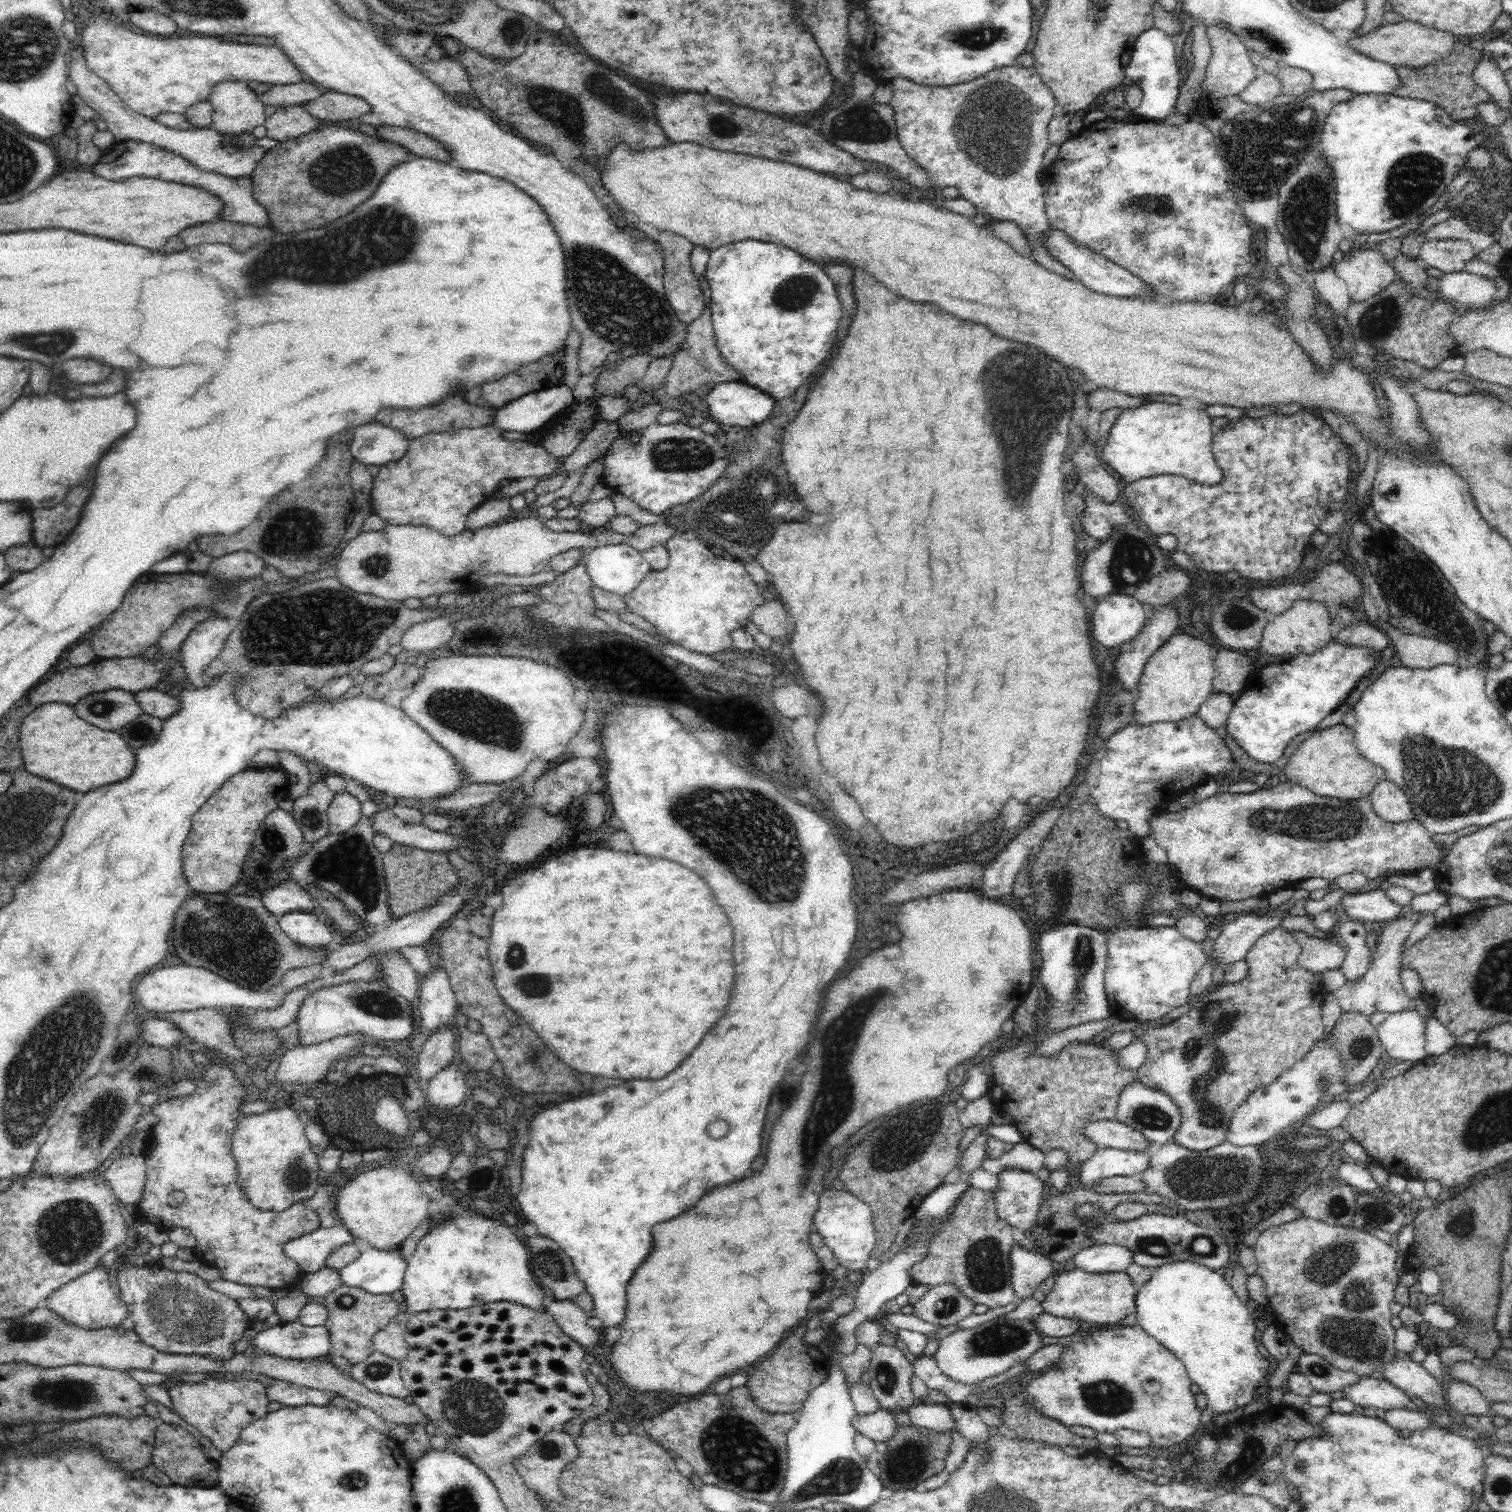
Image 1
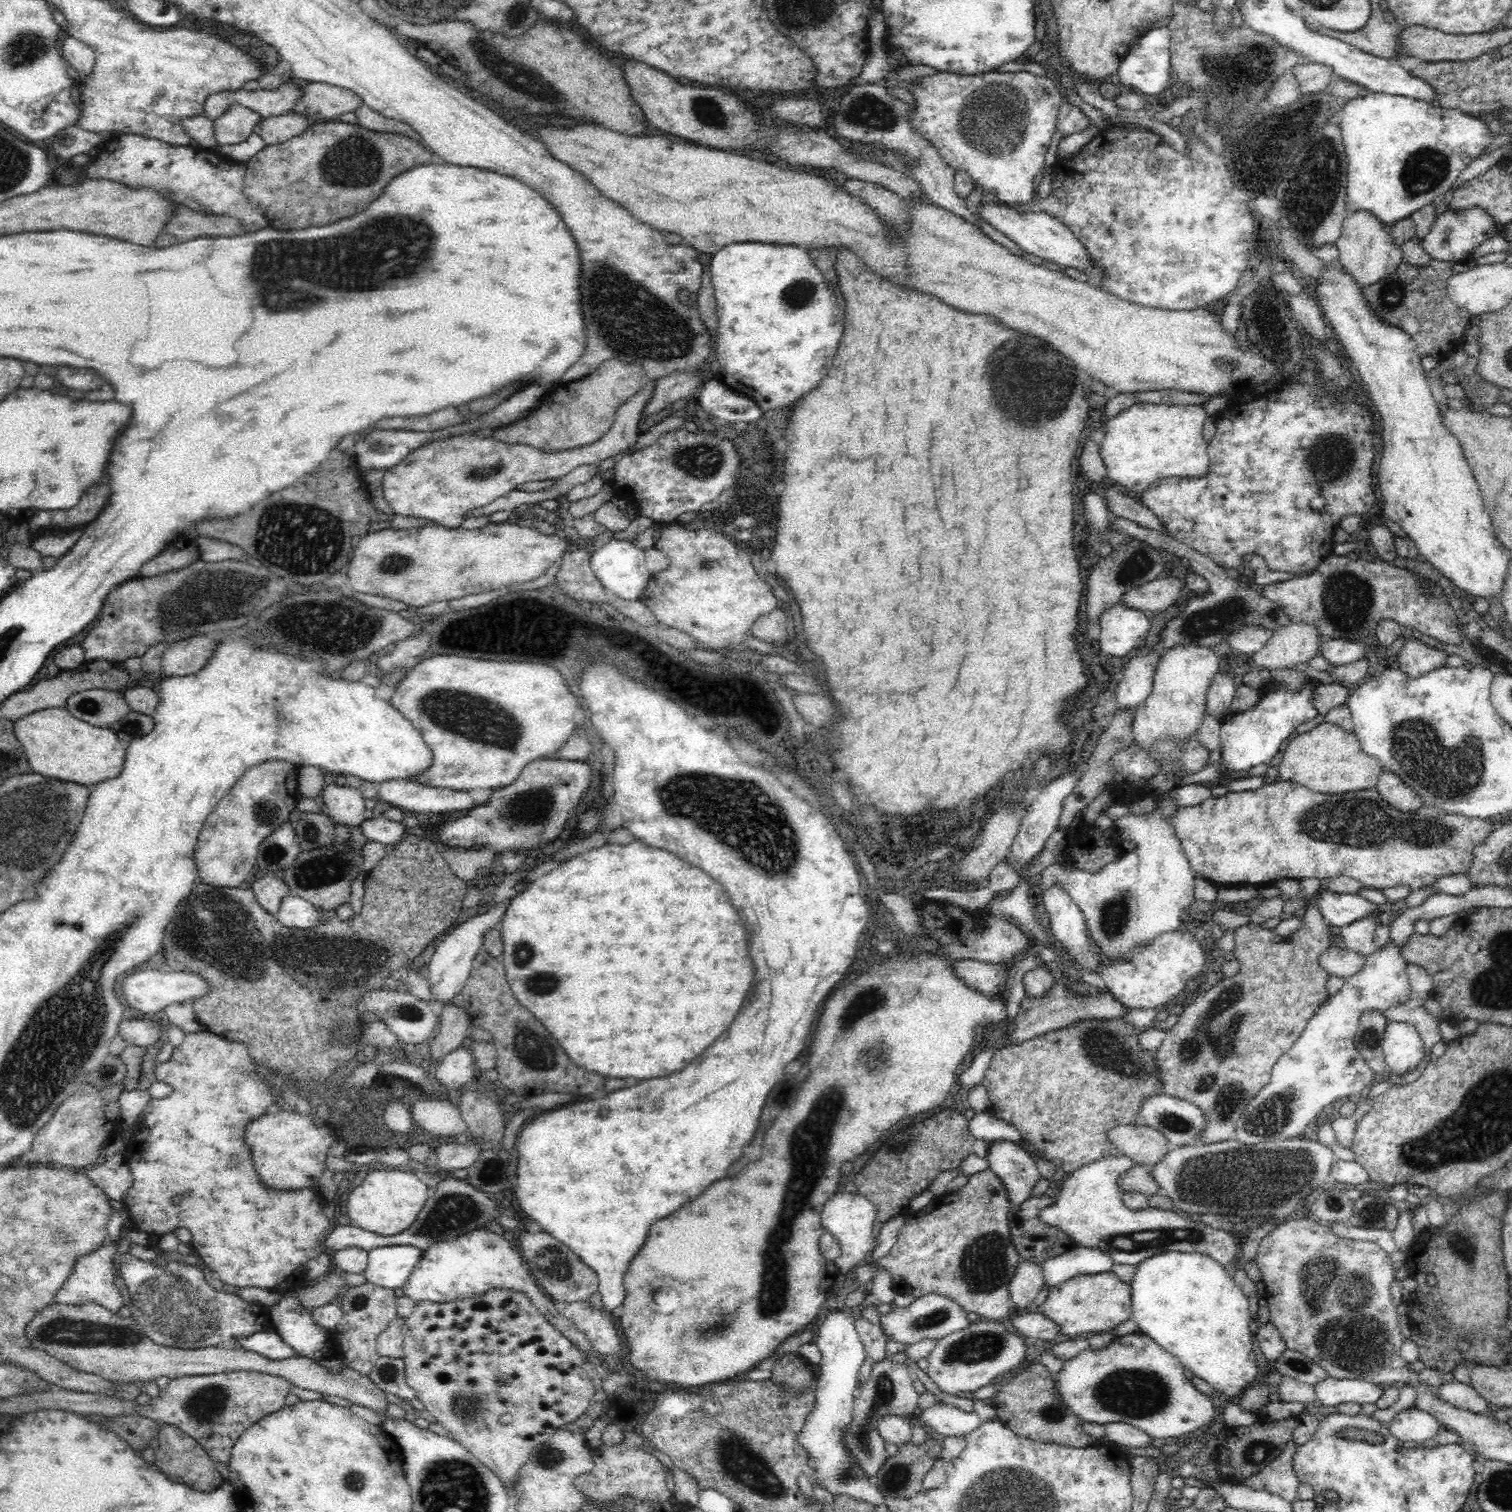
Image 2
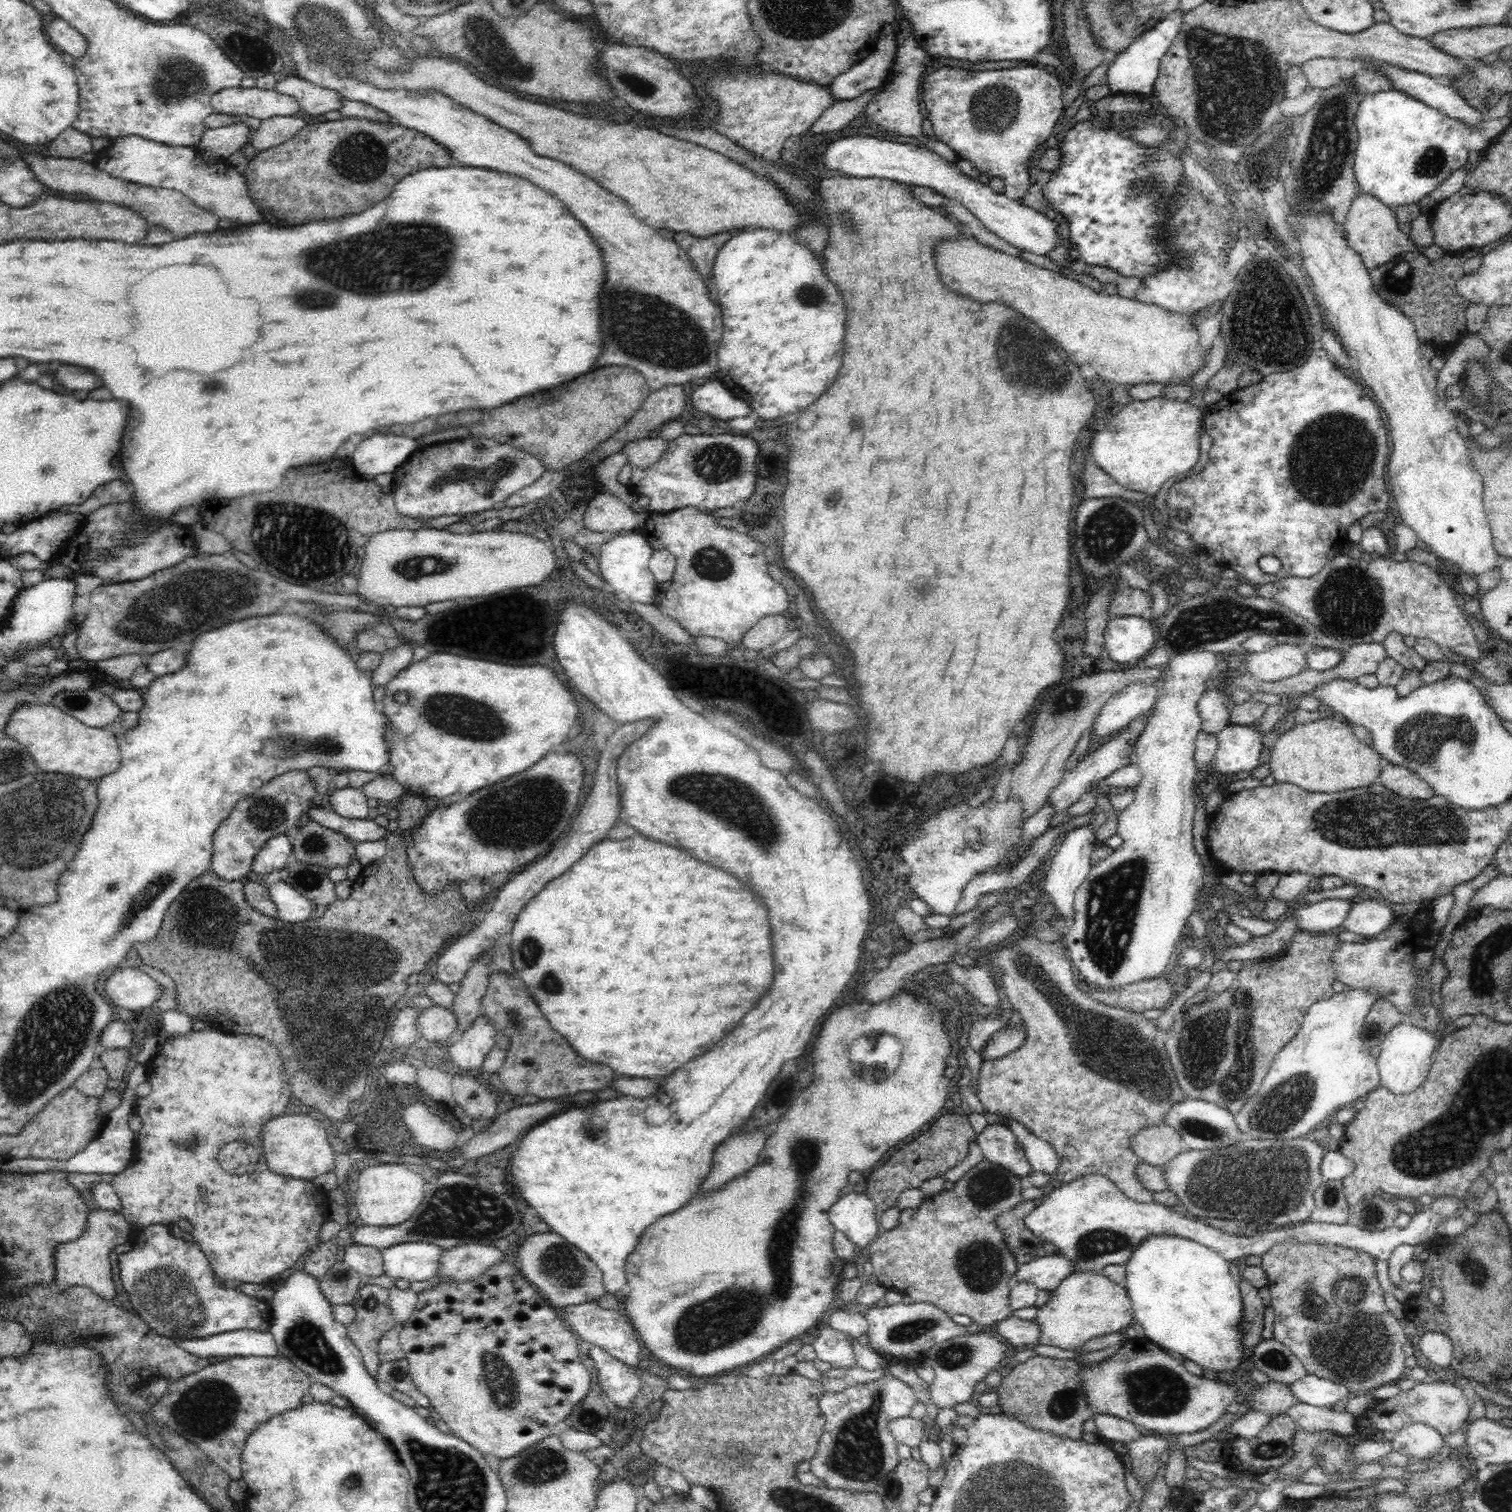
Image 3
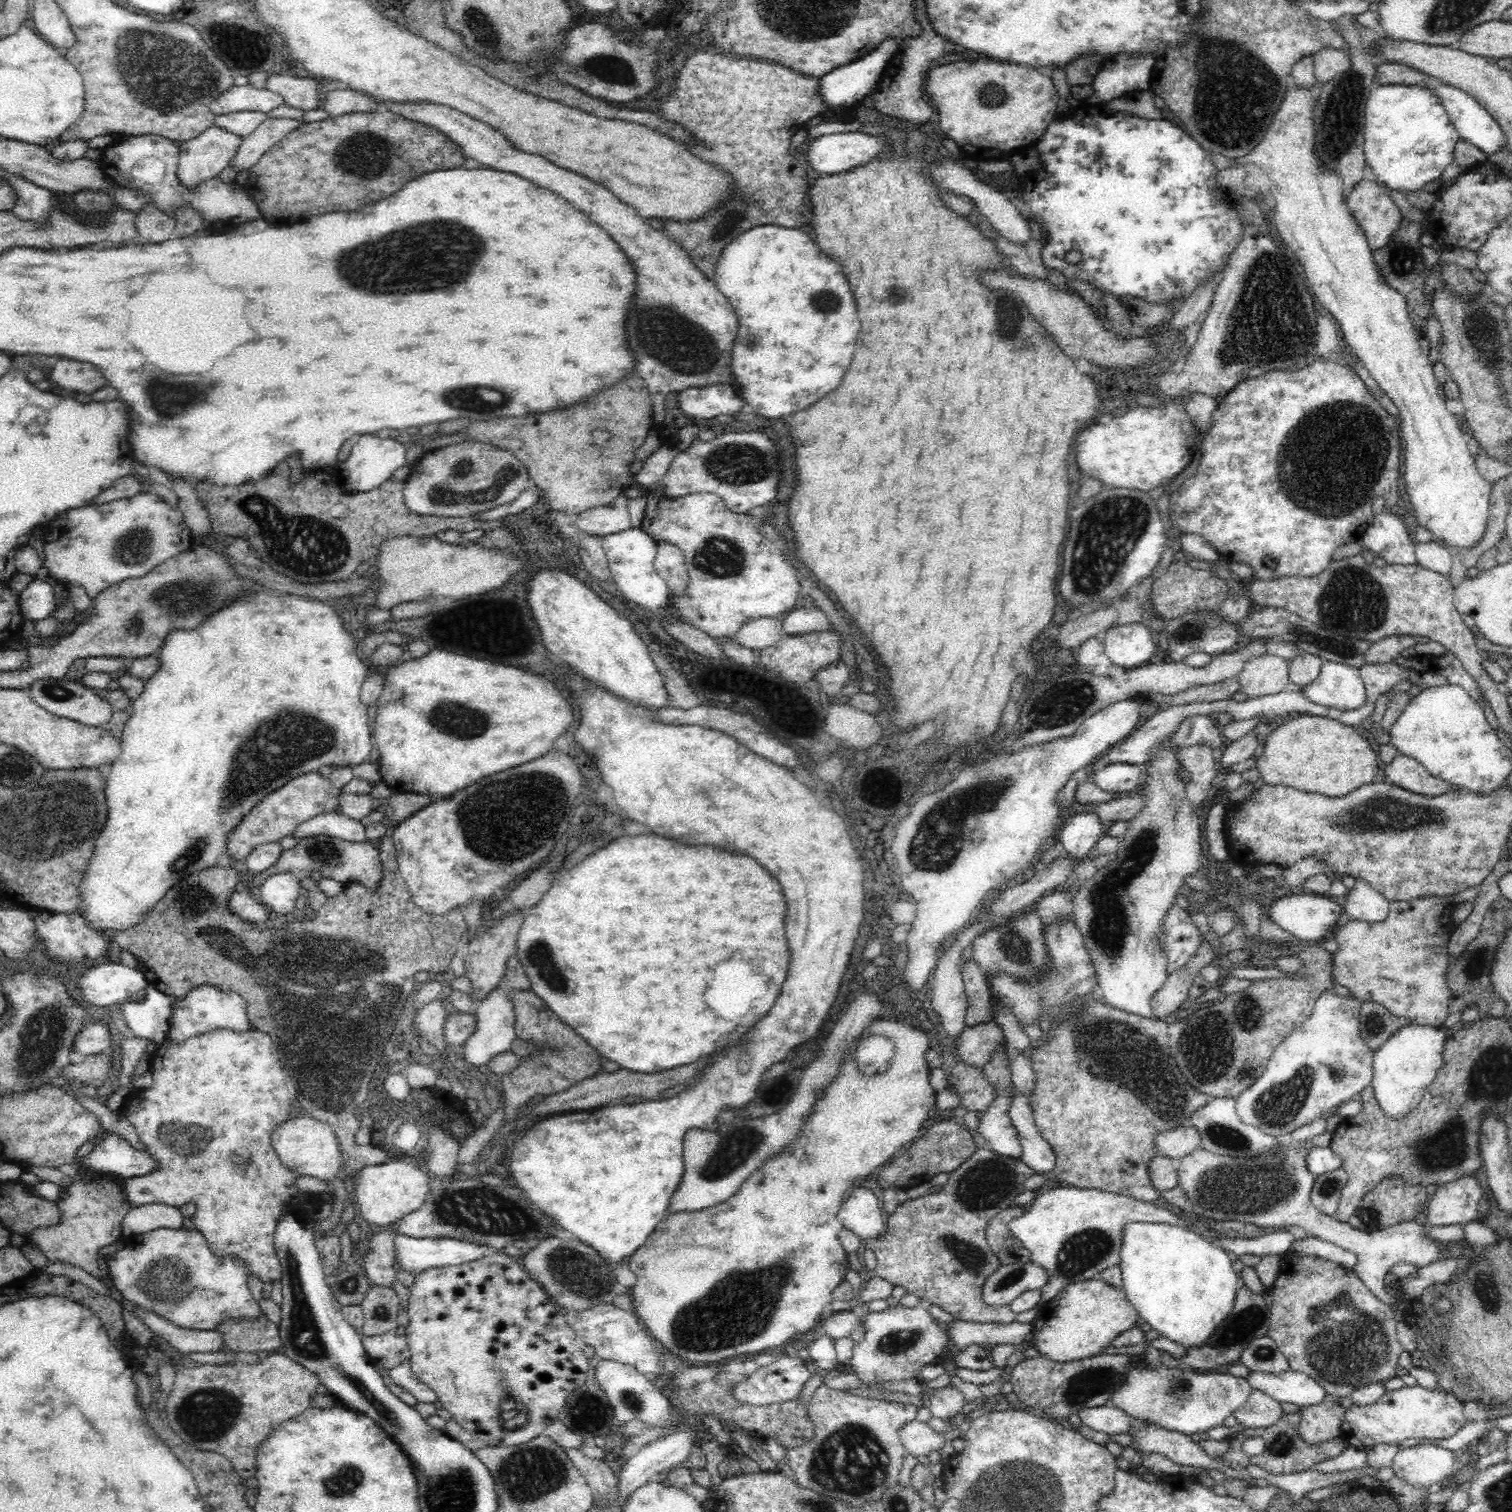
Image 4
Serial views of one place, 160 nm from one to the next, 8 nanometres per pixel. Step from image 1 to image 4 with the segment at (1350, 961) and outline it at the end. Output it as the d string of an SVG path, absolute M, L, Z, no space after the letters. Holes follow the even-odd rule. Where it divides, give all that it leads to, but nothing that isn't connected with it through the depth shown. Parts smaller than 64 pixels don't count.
M1355 879L1356 884L1347 892L1344 912L1348 919L1368 923L1382 922L1389 914L1390 902L1368 882Z

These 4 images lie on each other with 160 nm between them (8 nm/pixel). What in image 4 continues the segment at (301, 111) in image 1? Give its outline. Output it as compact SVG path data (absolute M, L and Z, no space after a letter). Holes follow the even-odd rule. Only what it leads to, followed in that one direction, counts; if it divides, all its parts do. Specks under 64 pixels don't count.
M268 118L256 130L240 140L235 156L231 158L229 166L236 174L245 172L248 176L251 168L287 134L296 130L302 120L290 118Z

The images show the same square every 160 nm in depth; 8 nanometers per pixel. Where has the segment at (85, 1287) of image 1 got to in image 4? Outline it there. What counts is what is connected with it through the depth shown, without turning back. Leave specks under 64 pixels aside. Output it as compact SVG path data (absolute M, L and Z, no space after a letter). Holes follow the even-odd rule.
M100 1126L100 1132L75 1153L72 1162L79 1178L72 1178L70 1184L66 1184L66 1186L60 1185L62 1196L58 1200L54 1200L62 1215L59 1221L54 1225L35 1229L32 1233L33 1243L38 1245L48 1260L60 1260L60 1262L80 1266L82 1270L86 1270L94 1278L100 1278L98 1260L96 1259L98 1253L96 1252L108 1244L115 1243L121 1237L121 1222L132 1207L125 1200L125 1197L121 1196L120 1181L123 1181L122 1176L116 1177L115 1174L109 1172L96 1172L83 1164L83 1160L88 1158L88 1154L94 1152L95 1144L108 1133L103 1126Z

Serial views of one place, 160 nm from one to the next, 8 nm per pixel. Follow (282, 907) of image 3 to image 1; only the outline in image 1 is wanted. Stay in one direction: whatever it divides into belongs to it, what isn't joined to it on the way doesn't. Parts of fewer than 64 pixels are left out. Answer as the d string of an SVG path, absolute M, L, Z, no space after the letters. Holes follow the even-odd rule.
M293 911L279 918L279 927L297 945L308 949L328 947L333 943L336 930L326 925L319 912Z

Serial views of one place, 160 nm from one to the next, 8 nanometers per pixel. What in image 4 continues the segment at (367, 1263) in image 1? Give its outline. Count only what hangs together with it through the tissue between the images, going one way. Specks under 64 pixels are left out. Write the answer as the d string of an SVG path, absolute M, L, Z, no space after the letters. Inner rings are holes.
M398 1234L394 1238L395 1258L404 1271L416 1274L426 1269L456 1266L482 1258L493 1249L457 1238L412 1238Z

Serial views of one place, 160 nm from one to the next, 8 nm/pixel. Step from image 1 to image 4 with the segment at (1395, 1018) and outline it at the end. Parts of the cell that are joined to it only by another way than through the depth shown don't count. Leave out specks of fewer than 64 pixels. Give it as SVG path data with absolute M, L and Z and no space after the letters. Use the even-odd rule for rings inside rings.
M1411 1024L1397 1030L1382 1046L1373 1051L1370 1086L1380 1109L1389 1119L1399 1119L1416 1110L1425 1090L1433 1083L1443 1062L1445 1039L1442 1027Z

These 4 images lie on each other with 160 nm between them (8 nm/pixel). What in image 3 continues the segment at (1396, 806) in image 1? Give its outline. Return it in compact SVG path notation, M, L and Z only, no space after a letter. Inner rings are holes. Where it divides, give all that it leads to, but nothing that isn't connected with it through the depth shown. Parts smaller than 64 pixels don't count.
M1388 764L1381 769L1379 777L1388 790L1410 800L1426 800L1436 795L1426 781L1422 781L1420 777L1403 766Z

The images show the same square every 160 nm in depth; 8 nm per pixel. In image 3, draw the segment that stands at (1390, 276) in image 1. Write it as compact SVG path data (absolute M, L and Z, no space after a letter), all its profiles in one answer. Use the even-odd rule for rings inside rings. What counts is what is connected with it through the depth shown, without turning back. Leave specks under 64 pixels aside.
M1360 193L1356 196L1350 204L1346 220L1342 225L1348 246L1351 246L1361 256L1361 260L1364 261L1366 268L1370 271L1408 251L1418 252L1430 261L1440 261L1447 256L1445 250L1434 243L1430 246L1416 246L1400 230L1394 209L1385 206L1372 194Z

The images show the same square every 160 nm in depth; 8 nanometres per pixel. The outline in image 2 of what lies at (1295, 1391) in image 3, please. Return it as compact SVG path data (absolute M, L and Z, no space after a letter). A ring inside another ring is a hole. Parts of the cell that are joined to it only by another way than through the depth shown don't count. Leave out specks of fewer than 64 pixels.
M1327 1377L1313 1386L1315 1399L1324 1406L1337 1407L1344 1403L1372 1404L1382 1396L1383 1386L1364 1380Z

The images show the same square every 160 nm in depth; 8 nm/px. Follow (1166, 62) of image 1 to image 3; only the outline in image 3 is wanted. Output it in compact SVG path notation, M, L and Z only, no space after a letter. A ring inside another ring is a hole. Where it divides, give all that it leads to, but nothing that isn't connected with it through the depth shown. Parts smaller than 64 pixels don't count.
M1180 9L1168 13L1156 26L1136 37L1128 48L1117 54L1116 59L1109 64L1103 79L1108 85L1110 95L1125 95L1126 93L1140 93L1144 97L1152 95L1161 59L1167 54L1172 40L1180 30L1183 14L1184 11Z

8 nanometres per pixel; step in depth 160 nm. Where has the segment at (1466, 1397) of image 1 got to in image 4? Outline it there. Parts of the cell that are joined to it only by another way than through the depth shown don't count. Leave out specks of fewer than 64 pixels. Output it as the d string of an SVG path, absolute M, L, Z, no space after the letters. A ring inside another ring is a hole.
M1405 1385L1400 1390L1386 1392L1374 1404L1352 1404L1344 1414L1340 1438L1352 1448L1361 1450L1372 1448L1376 1444L1396 1444L1400 1447L1401 1442L1409 1438L1450 1438L1465 1426L1463 1405L1442 1389L1428 1390L1422 1386L1410 1388Z

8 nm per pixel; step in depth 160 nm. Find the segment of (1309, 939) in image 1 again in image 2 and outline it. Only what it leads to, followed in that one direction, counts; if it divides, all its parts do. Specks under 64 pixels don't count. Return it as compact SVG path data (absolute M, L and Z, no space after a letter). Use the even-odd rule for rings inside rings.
M1330 947L1318 961L1329 976L1347 979L1362 970L1367 958L1368 956L1360 955L1352 950Z

